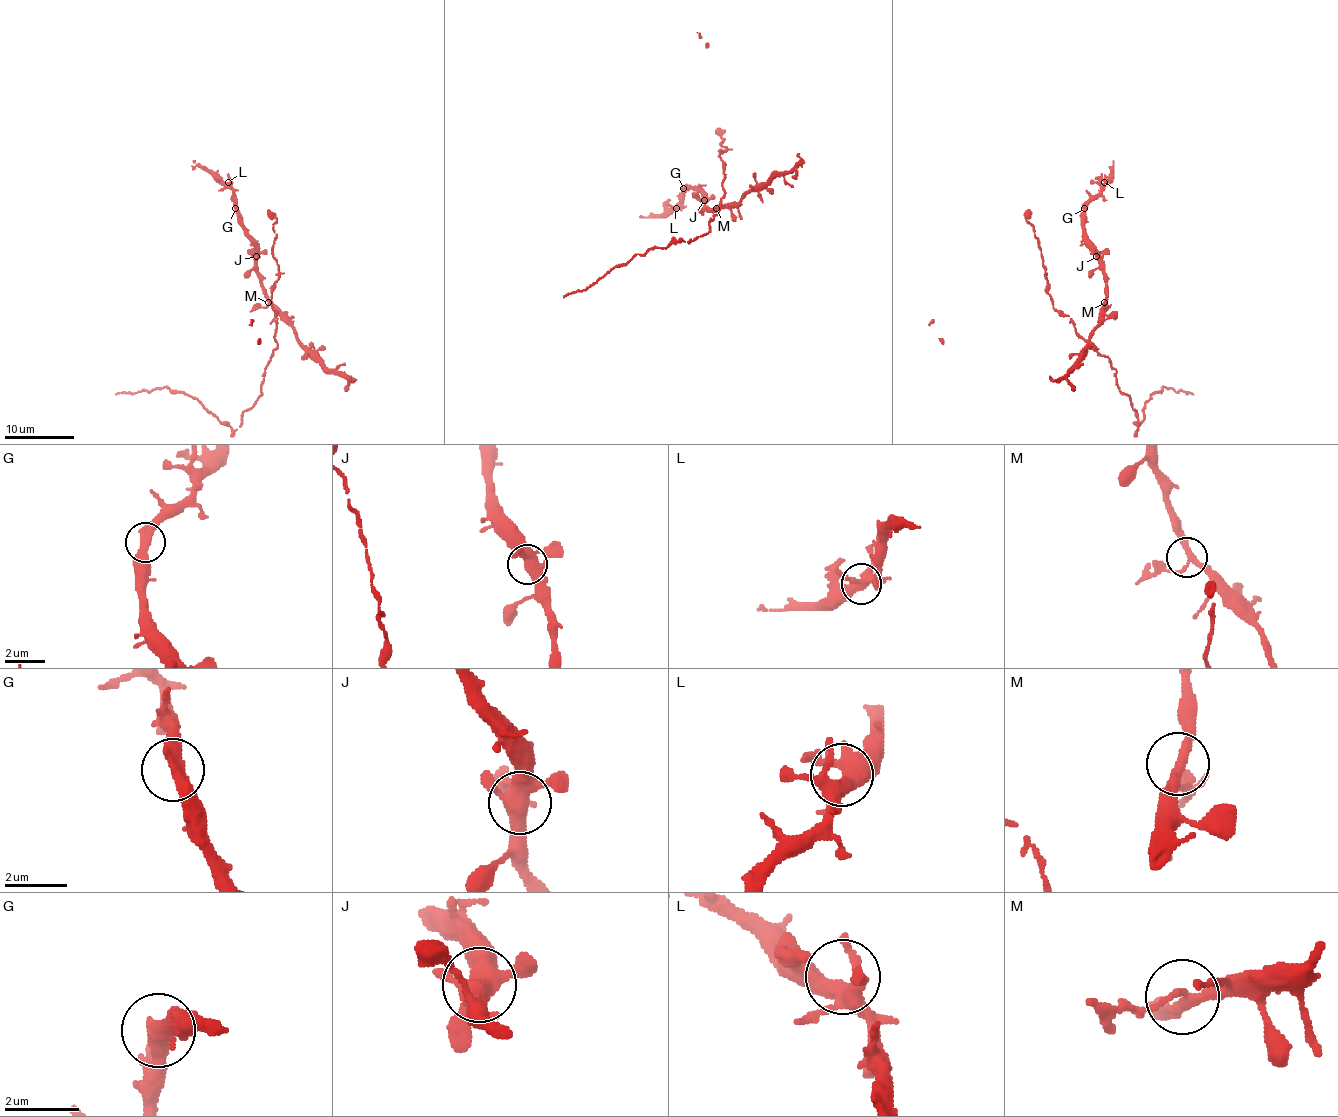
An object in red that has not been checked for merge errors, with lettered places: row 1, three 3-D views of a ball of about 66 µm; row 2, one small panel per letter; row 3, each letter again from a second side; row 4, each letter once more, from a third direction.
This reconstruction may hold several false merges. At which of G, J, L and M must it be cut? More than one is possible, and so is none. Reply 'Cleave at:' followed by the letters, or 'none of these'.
Cleave at: none of these

